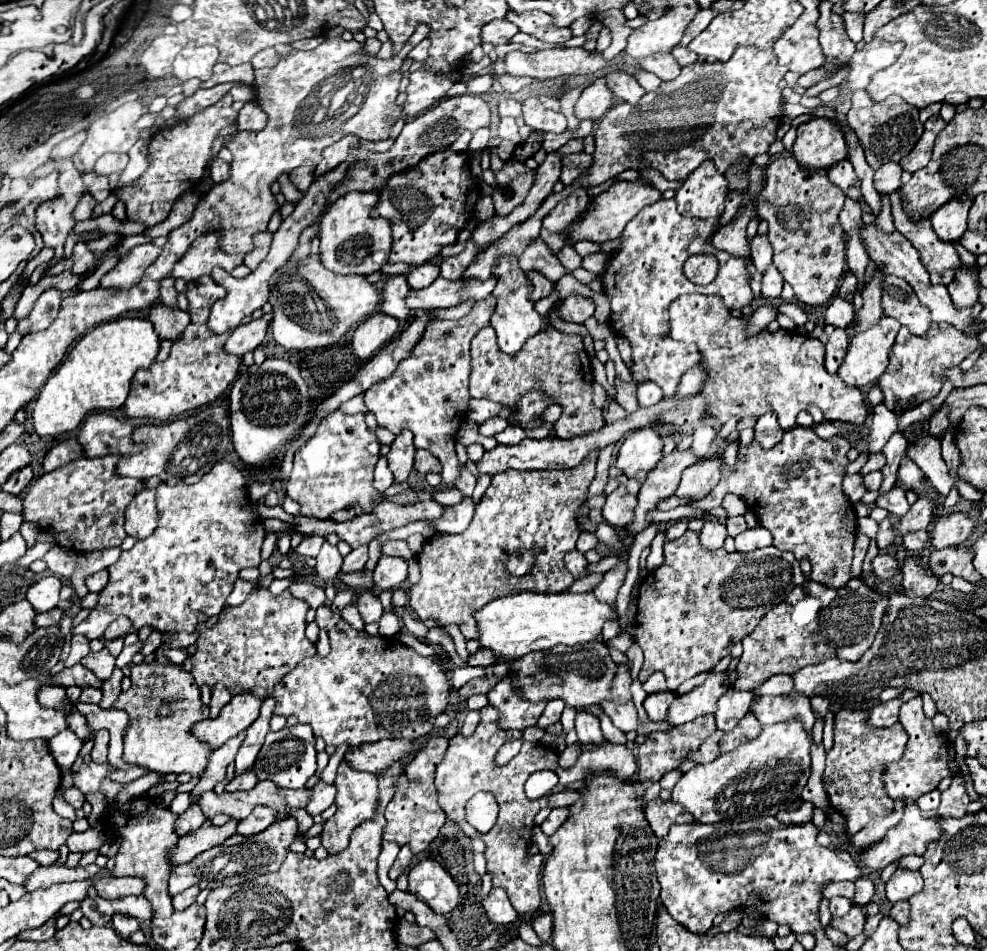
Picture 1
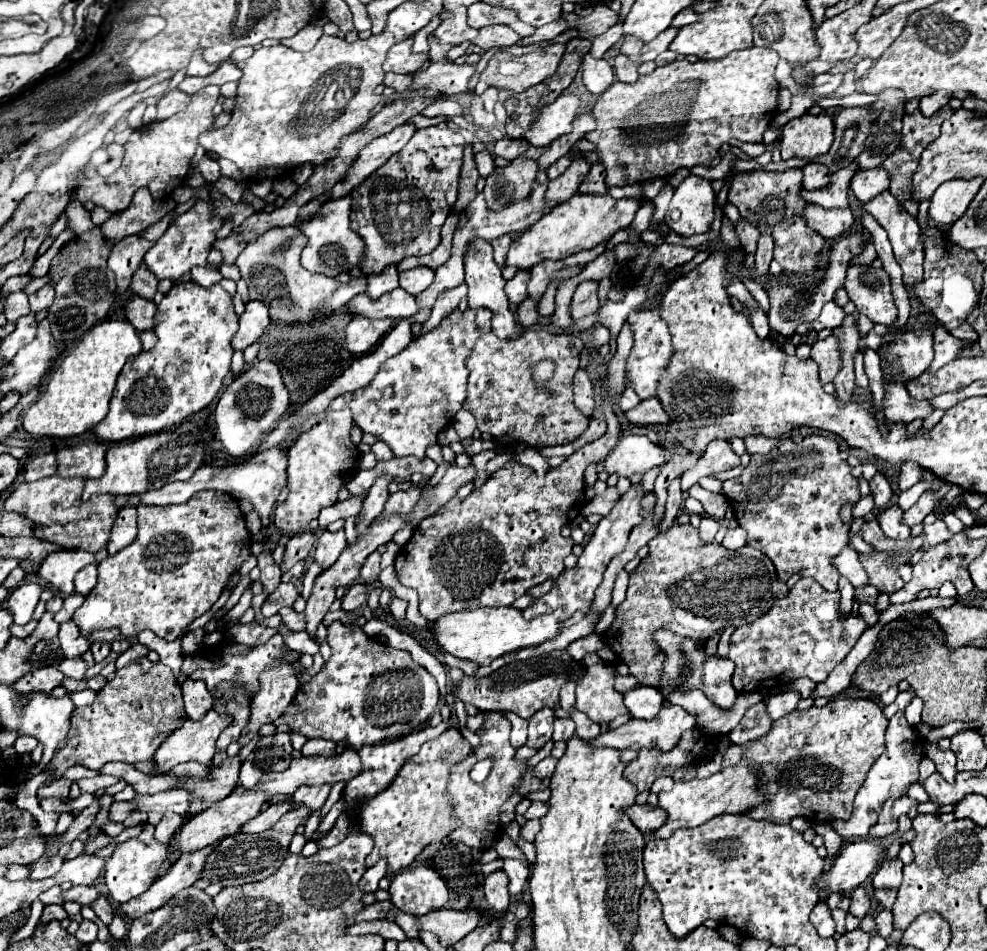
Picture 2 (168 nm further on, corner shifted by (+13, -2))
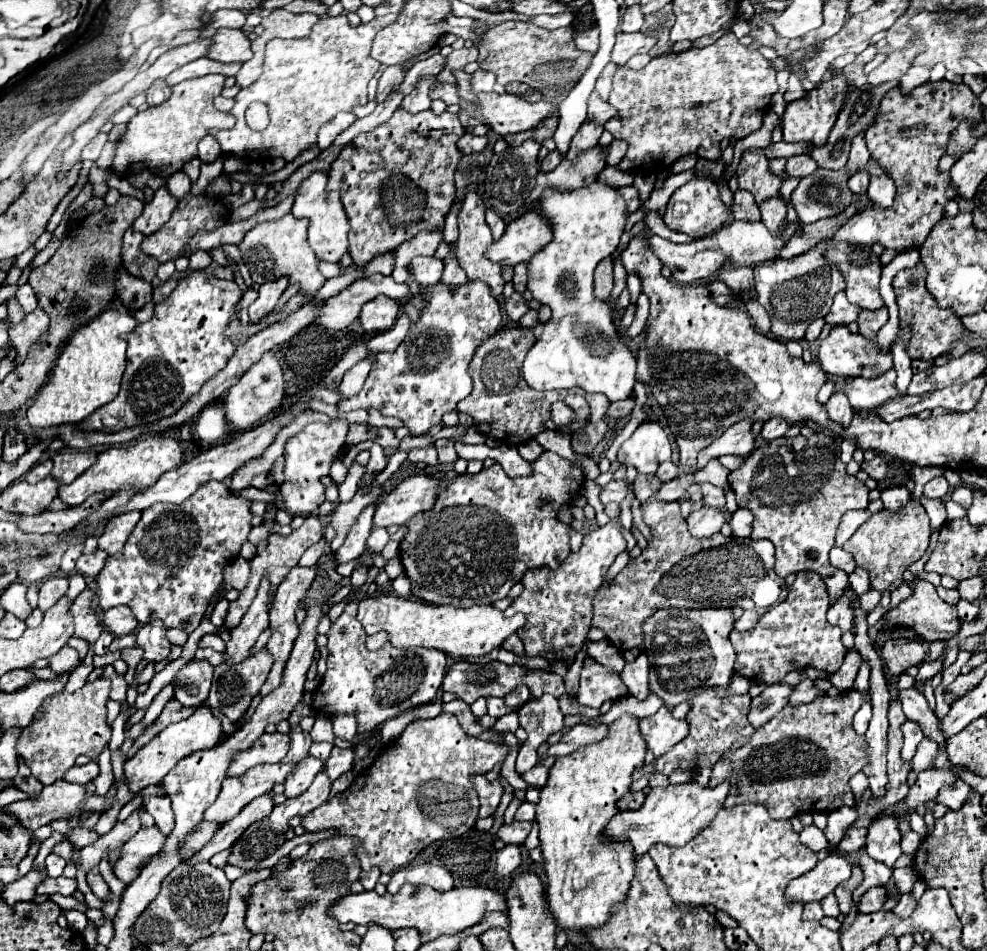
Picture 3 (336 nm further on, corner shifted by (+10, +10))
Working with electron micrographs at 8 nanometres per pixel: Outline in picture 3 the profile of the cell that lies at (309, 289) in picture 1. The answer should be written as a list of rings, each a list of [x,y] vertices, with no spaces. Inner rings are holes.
[[[292,213],[276,221],[260,223],[254,229],[250,229],[244,241],[240,243],[240,251],[244,265],[250,269],[252,281],[262,285],[266,281],[288,277],[290,283],[300,283],[302,295],[316,295],[316,291],[326,283],[326,277],[320,273],[318,259],[306,243],[306,229],[308,219],[296,219]]]

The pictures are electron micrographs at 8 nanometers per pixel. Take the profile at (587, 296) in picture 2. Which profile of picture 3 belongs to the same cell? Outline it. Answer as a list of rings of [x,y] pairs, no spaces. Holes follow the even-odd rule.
[[[604,259],[594,271],[594,295],[596,299],[608,299],[612,291],[612,261]]]

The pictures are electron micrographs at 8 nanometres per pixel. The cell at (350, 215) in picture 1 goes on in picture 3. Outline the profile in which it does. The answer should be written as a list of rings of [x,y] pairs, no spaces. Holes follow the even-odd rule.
[[[318,171],[312,173],[296,191],[296,199],[294,199],[294,207],[292,213],[296,217],[306,217],[310,219],[310,227],[308,227],[308,245],[312,247],[312,251],[316,253],[316,257],[320,261],[328,261],[328,263],[340,263],[342,255],[348,253],[348,231],[350,231],[350,223],[346,217],[346,211],[342,207],[340,201],[340,191],[326,191],[326,183],[328,183],[328,175]]]

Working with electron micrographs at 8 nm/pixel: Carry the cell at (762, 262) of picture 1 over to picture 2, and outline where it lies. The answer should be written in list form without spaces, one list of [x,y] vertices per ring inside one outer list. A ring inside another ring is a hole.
[[[741,219],[741,221],[735,225],[735,233],[739,235],[745,253],[755,253],[755,249],[757,249],[757,239],[759,239],[757,227],[753,227],[753,225],[749,225],[745,219]]]

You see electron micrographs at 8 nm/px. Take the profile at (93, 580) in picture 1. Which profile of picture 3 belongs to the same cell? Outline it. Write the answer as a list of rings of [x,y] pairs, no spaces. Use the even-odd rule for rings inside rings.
[[[96,549],[94,553],[90,555],[82,555],[78,561],[76,561],[76,571],[84,577],[96,577],[100,573],[100,569],[104,567],[104,561],[106,561],[106,551],[104,549]]]

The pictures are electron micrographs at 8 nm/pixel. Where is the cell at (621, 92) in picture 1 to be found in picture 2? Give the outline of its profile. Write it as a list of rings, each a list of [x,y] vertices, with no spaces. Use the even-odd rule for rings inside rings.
[[[591,53],[583,57],[581,71],[583,71],[583,83],[593,95],[601,95],[615,81],[613,67],[605,59],[595,59]]]

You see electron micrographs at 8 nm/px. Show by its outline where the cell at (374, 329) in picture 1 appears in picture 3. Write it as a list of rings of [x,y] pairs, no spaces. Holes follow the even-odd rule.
[[[380,297],[362,307],[358,321],[366,335],[374,335],[380,331],[388,331],[396,321],[398,313],[400,313],[400,303],[396,303],[394,299]]]

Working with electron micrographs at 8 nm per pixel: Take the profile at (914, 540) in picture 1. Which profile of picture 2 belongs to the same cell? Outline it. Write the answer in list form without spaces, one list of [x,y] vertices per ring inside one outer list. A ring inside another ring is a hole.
[[[893,505],[893,507],[879,511],[877,521],[889,539],[909,539],[911,529],[901,523],[901,515],[903,515],[903,509],[899,505]]]

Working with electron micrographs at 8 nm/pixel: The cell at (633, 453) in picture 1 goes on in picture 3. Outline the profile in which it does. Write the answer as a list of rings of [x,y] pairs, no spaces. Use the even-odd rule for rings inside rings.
[[[642,423],[634,435],[624,441],[618,451],[622,465],[632,465],[638,473],[656,473],[658,465],[671,459],[672,449],[668,434],[658,423]]]

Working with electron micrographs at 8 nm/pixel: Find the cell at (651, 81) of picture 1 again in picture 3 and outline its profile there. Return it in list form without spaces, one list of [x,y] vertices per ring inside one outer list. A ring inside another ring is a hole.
[[[642,31],[638,33],[618,33],[616,45],[612,51],[612,61],[616,65],[628,63],[628,59],[636,53],[648,53],[656,45],[656,37],[650,37]]]

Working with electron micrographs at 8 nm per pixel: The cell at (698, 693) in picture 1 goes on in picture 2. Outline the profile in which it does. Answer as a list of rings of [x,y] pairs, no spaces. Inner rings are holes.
[[[673,705],[673,707],[661,709],[657,713],[657,717],[651,719],[651,721],[631,719],[625,725],[613,729],[613,731],[601,733],[593,741],[589,741],[589,745],[593,745],[593,747],[613,747],[613,749],[635,749],[635,751],[639,751],[639,749],[645,747],[645,749],[659,749],[661,753],[667,753],[667,751],[671,751],[679,743],[681,735],[685,731],[693,729],[693,727],[695,727],[695,717],[689,715],[685,709]]]

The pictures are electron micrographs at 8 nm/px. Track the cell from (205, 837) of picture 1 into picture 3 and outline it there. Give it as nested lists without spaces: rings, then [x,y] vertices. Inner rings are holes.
[[[264,763],[252,767],[242,777],[224,779],[216,803],[204,811],[204,821],[226,823],[228,819],[236,817],[252,799],[266,795],[274,785],[284,783],[296,765],[298,763]]]

